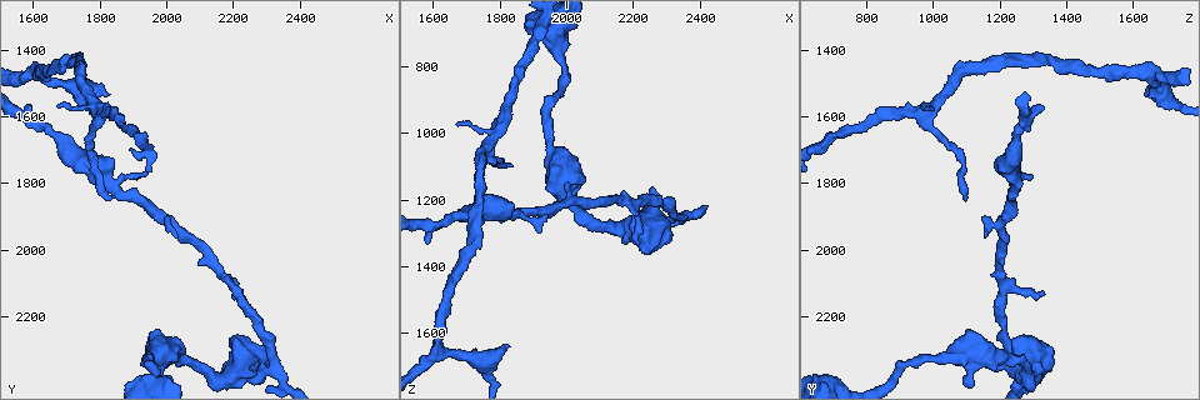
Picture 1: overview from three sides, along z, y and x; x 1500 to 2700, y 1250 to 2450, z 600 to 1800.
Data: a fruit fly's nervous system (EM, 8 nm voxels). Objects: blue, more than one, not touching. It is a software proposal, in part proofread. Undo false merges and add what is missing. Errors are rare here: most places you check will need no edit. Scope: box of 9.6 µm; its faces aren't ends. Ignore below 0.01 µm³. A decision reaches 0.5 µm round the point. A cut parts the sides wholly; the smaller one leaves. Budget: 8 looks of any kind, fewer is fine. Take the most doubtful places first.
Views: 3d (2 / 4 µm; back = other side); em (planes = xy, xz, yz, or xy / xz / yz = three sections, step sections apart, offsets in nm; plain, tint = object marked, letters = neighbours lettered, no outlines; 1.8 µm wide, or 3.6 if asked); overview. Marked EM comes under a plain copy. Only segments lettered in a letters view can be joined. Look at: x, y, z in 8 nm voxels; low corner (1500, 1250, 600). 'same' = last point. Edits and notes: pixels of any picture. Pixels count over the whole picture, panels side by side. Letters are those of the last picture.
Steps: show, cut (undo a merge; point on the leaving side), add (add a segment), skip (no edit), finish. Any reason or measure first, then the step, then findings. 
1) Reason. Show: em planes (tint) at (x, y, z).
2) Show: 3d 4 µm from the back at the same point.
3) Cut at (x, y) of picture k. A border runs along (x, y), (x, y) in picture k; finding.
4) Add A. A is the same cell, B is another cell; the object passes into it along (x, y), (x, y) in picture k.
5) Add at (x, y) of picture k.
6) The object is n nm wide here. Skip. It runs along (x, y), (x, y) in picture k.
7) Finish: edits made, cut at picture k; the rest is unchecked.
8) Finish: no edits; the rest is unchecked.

Thin end. Show: 3d 2 µm at (1830, 1850, 1090).

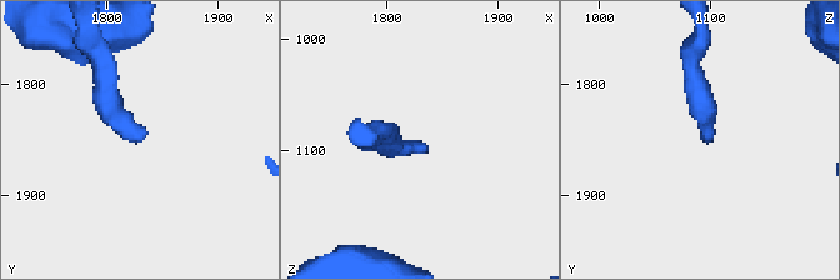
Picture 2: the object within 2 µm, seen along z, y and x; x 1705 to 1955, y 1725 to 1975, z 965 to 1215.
Show: em planes (letters) at (1832, 1846, 1100).

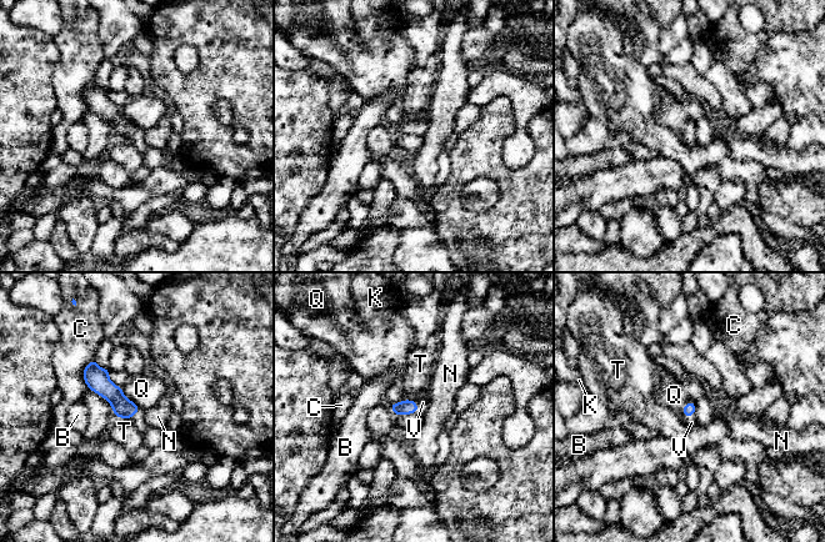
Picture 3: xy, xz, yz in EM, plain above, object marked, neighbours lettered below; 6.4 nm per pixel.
Add V. V is the same cell, B, C, K, N, Q and T are other cells; the object passes into it along (406, 406), (418, 407), (423, 402) in picture 3; it goes on there.

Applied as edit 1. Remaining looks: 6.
An open end. Show: 3d 4 µm at (1830, 1530, 1640).

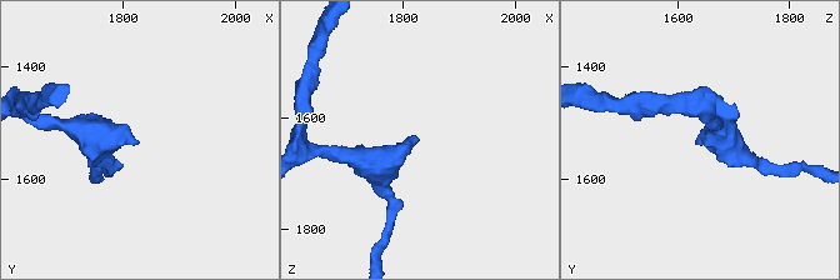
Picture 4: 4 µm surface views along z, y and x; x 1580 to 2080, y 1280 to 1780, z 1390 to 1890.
Show: em 3.6 µm planes (letters) at (1825, 1535, 1645).

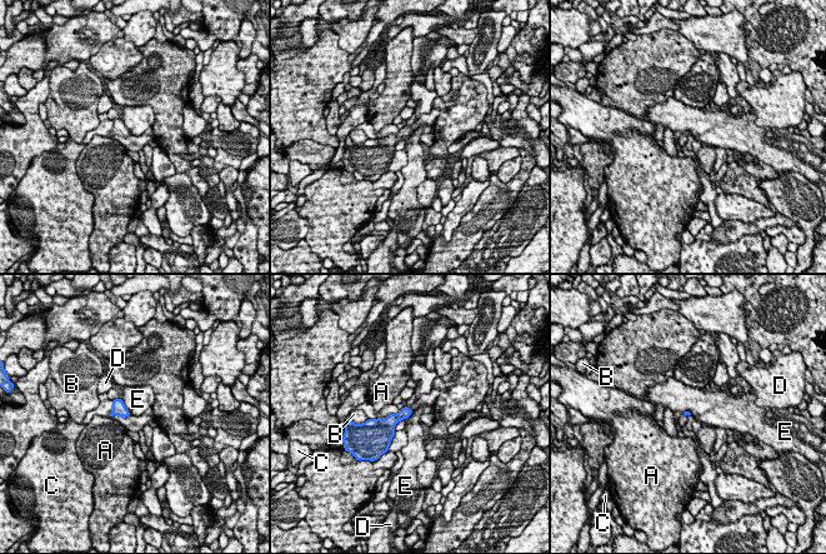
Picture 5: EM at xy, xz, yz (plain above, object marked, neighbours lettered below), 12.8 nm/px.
The longest contact is with C, 440 nm. Skip. A, B, C, D and E are other cells; no lettered segment goes on from it.

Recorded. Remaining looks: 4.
Tapers out. Show: 3d 4 µm at (2220, 2130, 1340).

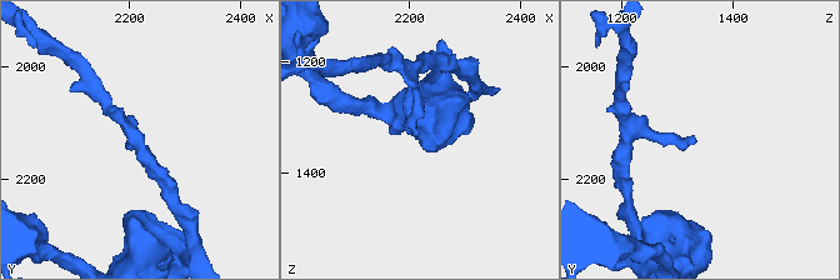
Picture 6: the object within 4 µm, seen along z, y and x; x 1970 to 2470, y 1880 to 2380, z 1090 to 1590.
Show: em yz step 8 (tint) at (2220, 2140, 1335).

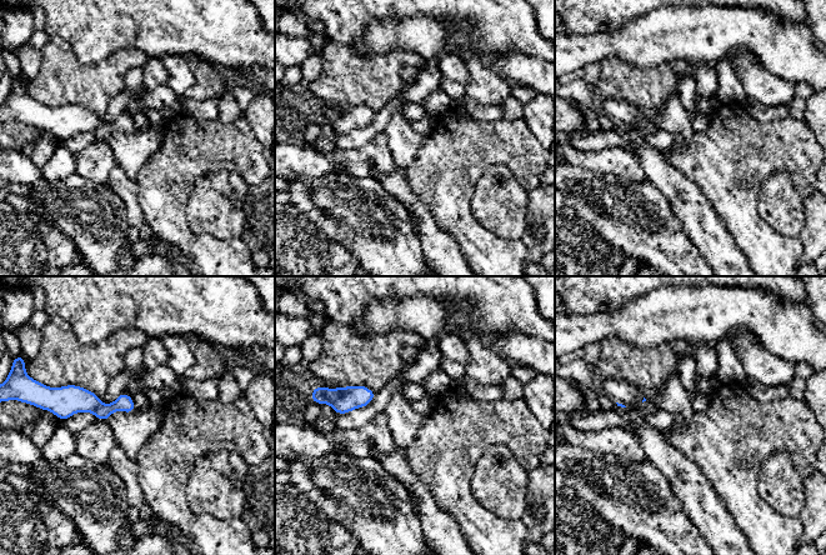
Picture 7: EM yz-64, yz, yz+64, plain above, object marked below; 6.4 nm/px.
Show: em yz step 8 (letters) at the same point.

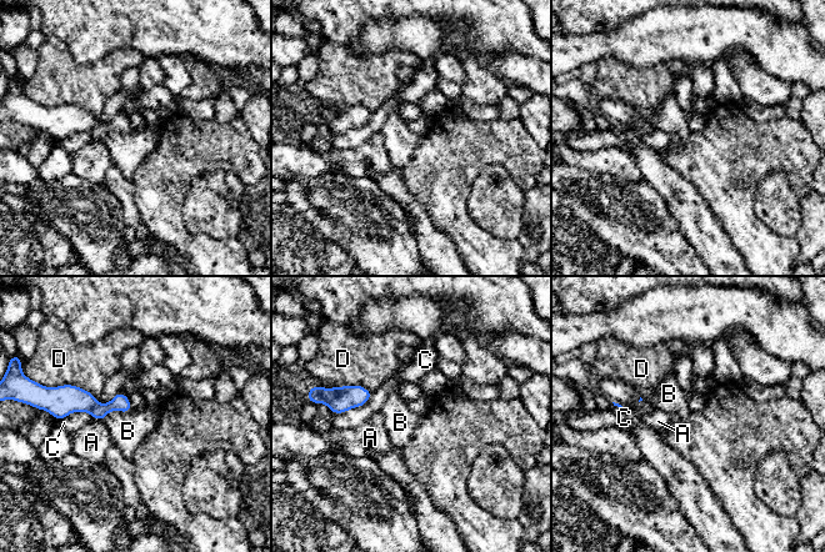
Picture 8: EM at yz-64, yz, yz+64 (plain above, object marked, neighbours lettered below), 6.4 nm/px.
Skip. A, B, C and D are other cells; a border runs along (129, 411), (110, 411), (103, 420) in picture 8; no lettered segment goes on from it.

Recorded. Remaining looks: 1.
Finish: edits made, add at picture 3; the rest is unchecked.

